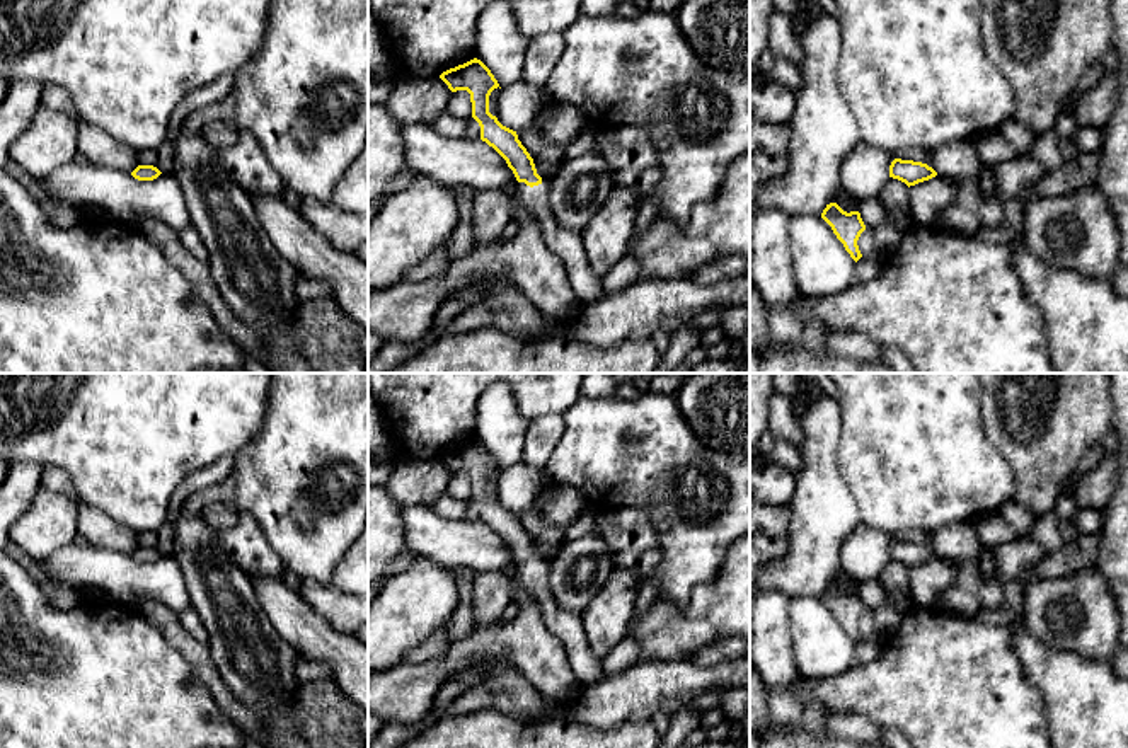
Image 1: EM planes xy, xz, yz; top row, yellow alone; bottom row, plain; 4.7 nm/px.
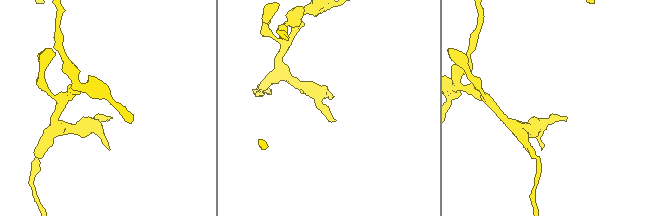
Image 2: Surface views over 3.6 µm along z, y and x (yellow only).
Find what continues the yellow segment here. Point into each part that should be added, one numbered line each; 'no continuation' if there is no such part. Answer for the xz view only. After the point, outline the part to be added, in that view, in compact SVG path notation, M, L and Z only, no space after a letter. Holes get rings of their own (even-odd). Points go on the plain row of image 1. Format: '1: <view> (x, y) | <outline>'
1: xz (568, 627) | M542 561L538 567L516 564L516 578L523 590L532 596L540 610L545 627L566 647L569 668L581 683L600 680L605 671L600 659L591 653L579 613L562 610L549 586L549 562Z

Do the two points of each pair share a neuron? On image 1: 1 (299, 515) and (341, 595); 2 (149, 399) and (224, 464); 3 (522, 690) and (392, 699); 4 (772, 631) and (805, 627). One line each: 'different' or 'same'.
1: different
2: different
3: different
4: different

